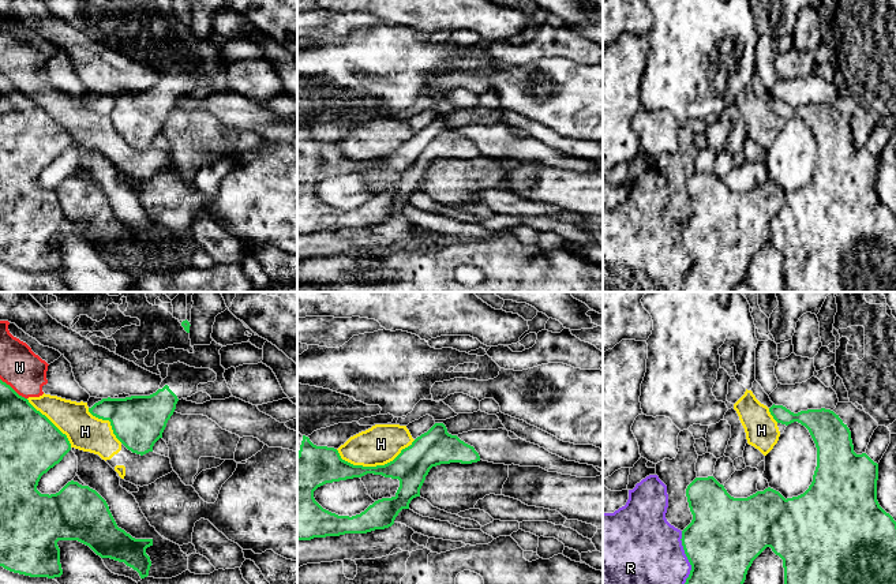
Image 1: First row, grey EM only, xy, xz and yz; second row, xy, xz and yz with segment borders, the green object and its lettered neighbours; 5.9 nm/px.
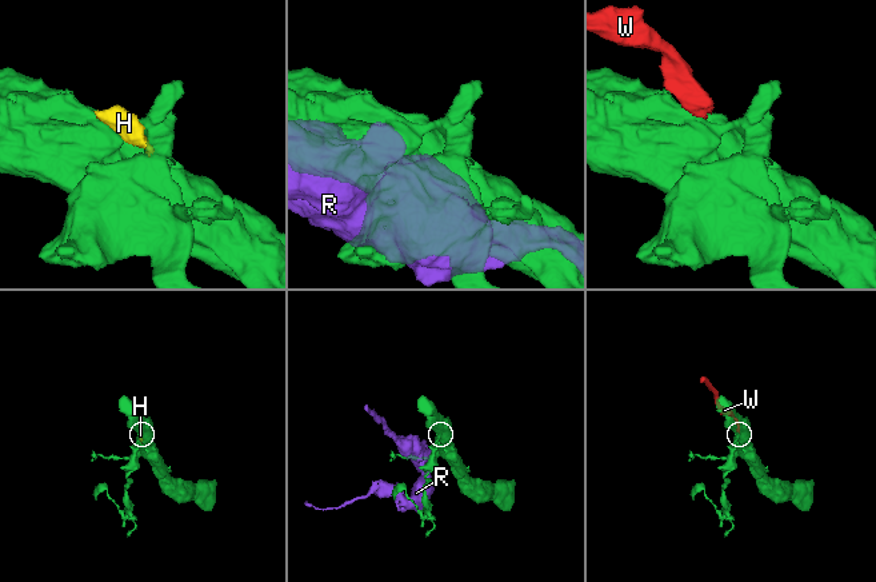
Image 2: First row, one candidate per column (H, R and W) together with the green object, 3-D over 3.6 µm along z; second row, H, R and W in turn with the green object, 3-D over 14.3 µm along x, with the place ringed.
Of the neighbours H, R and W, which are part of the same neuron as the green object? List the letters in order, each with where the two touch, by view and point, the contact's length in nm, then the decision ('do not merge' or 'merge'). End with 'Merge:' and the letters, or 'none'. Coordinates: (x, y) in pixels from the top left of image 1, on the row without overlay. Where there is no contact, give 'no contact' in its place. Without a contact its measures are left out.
H: xz (370, 161) | 440 nm | do not merge
R: yz (690, 258) | 380 nm | do not merge
W: xy (12, 83) | 200 nm | do not merge
Merge: none

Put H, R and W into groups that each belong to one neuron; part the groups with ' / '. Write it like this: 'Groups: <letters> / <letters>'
Groups: H W / R

